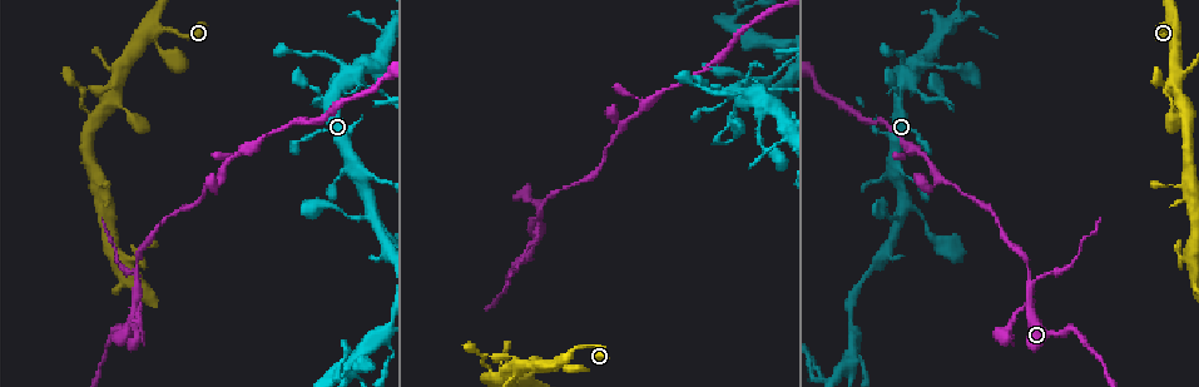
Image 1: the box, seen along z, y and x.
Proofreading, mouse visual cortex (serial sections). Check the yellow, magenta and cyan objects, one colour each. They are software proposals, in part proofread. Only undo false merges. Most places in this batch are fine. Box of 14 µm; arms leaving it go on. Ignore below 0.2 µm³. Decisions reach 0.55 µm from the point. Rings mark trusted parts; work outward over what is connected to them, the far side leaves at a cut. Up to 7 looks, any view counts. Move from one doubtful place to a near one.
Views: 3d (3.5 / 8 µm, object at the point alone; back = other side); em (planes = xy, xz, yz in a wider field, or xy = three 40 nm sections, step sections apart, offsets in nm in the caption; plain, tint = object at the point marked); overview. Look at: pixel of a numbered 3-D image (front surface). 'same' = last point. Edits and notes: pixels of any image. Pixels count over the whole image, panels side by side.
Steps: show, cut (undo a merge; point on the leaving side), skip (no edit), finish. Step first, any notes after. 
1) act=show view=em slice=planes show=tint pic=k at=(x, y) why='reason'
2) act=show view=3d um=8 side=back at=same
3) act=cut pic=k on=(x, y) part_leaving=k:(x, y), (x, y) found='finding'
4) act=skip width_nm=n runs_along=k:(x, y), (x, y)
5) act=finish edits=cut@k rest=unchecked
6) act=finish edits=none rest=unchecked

act=show view=3d um=3.5 pic=1 at=(161, 31) why='sharp bend'

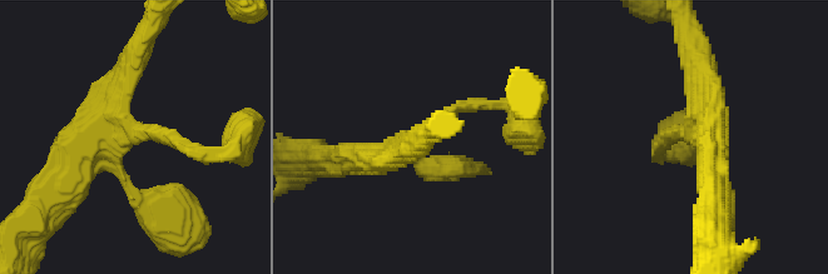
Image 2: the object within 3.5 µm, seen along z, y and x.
act=show view=em slice=xy step=1 show=tint pic=2 at=(687, 128)

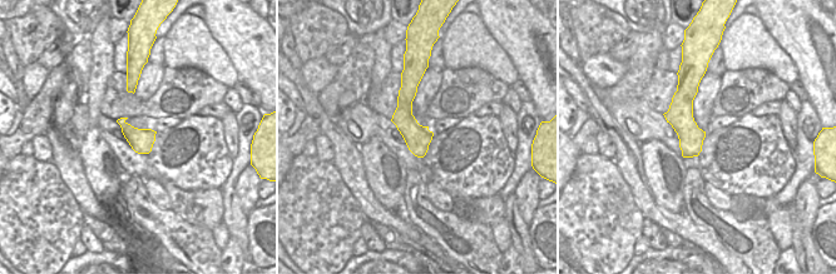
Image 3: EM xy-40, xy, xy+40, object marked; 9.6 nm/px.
act=skip width_nm=260 runs_along=2:(482, 105), (356, 157) found='continuous, no second cell'

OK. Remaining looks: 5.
act=show view=3d um=3.5 pic=1 at=(515, 375) why='abrupt turn'

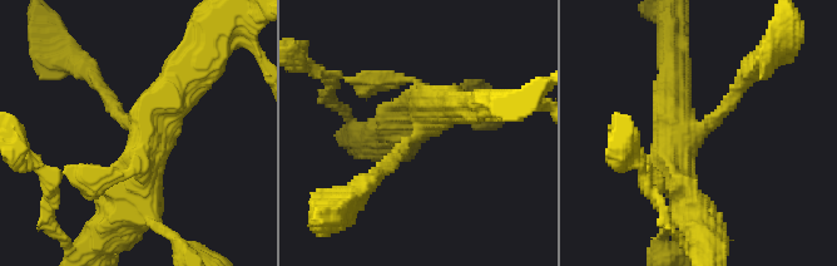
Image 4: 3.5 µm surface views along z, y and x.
act=show view=em slice=xy step=2 show=plain pic=4 at=(695, 132)

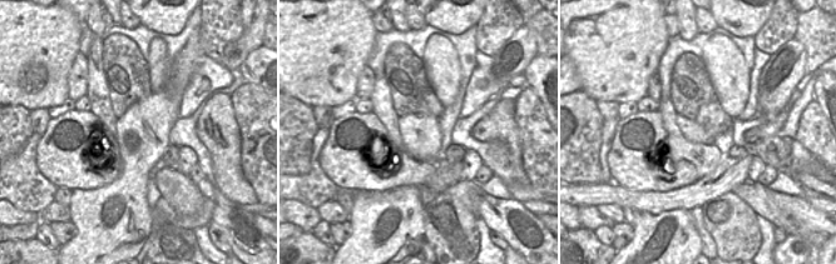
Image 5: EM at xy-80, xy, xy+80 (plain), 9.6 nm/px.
act=show view=em slice=xy step=2 show=tint at=same

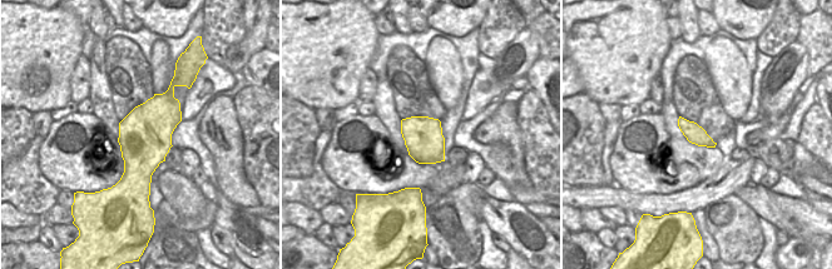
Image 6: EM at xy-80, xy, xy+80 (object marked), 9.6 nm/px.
act=skip runs_along=4:(465, 107), (430, 107), (376, 177) found='one cell here'

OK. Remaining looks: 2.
act=show view=3d um=3.5 pic=1 at=(902, 205) why='sharp bend'

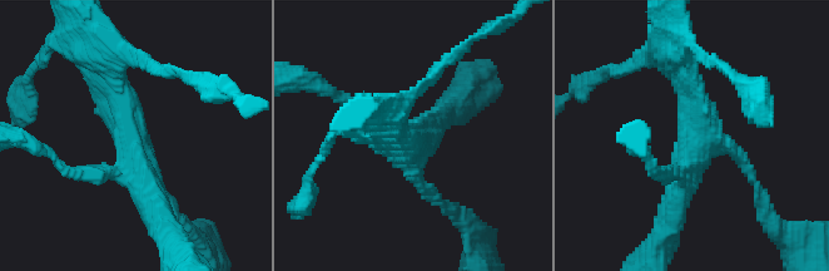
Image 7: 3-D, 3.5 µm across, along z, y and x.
act=show view=em slice=xy step=2 show=tint pic=7 at=(130, 141) why='shape alone is not enough'

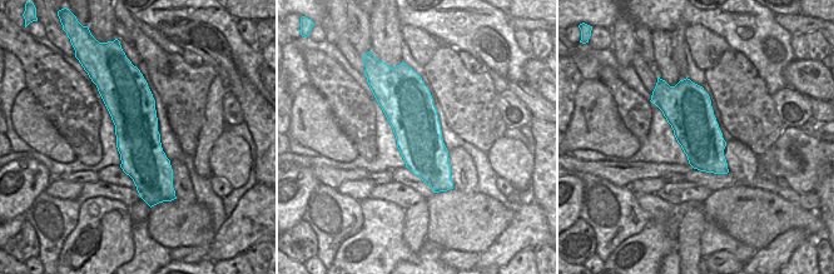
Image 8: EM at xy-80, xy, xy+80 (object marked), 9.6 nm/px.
act=skip runs_along=7:(110, 63), (133, 162), (157, 212) found='continuous, no second cell'

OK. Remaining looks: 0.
act=finish edits=none rest=unchecked

